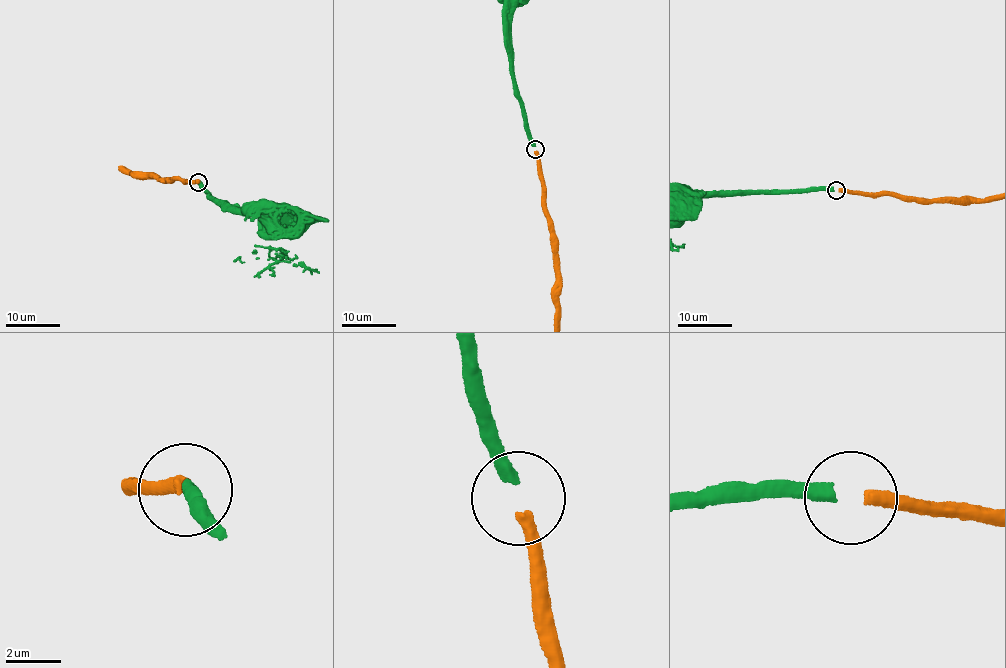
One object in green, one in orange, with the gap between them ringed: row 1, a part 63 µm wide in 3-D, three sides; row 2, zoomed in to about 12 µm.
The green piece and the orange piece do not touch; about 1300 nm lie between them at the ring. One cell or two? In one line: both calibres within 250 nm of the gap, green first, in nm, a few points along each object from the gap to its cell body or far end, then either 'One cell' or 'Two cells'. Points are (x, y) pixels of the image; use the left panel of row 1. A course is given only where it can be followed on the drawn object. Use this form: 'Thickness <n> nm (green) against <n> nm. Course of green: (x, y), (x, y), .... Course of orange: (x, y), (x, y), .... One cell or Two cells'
Thickness 440 nm (green) against 440 nm. Course of green: (199, 183), (210, 193), (208, 195), (279, 226), (285, 225). One cell

